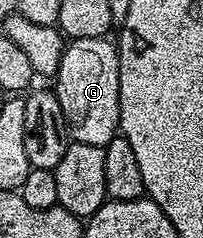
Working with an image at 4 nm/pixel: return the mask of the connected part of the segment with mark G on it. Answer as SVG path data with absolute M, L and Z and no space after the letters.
M84 37L67 41L66 50L60 56L60 68L52 79L52 89L56 100L60 102L60 112L64 114L66 129L73 141L105 148L119 133L120 64L117 45L109 37Z

